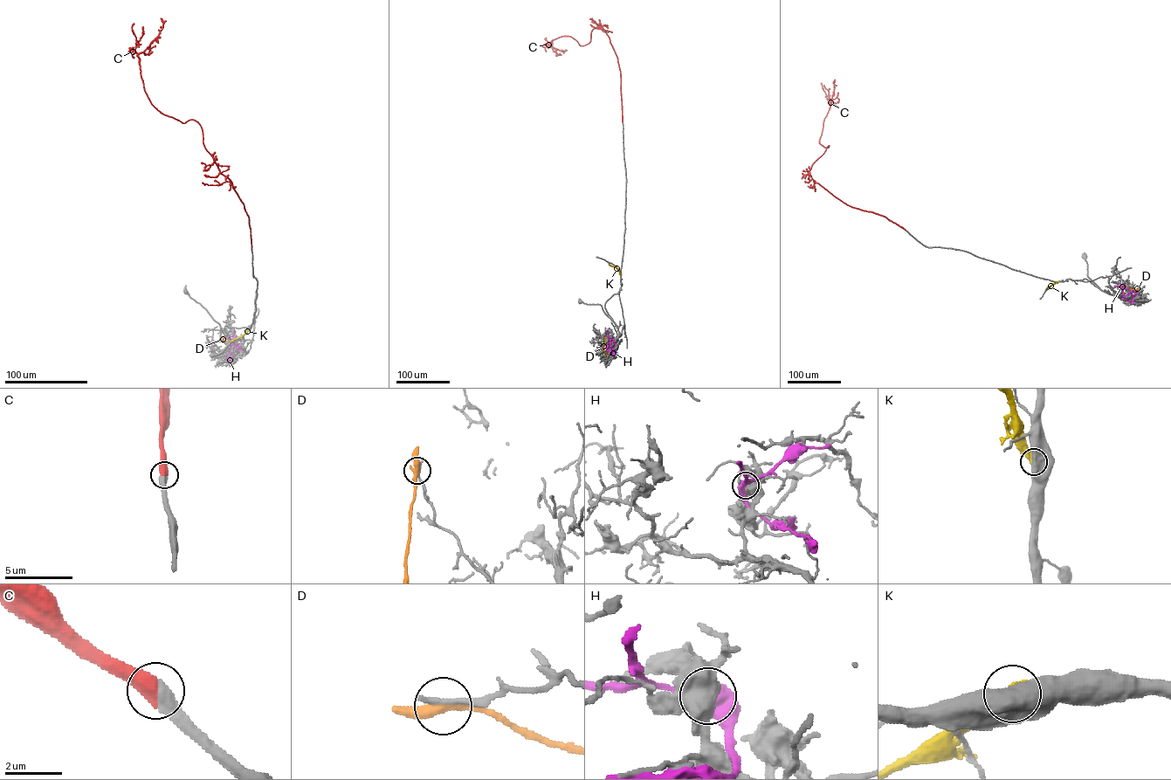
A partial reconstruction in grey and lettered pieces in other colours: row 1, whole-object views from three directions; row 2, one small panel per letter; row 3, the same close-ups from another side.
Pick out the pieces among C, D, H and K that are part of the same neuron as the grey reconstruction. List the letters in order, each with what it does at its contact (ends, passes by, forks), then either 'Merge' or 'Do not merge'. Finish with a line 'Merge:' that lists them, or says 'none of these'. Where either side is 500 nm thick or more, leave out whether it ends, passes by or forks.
C: Merge
D: It passes by. Do not merge
H: Do not merge
K: Do not merge
Merge: C

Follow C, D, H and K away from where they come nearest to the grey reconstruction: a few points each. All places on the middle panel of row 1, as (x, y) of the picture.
C: (623, 121), (620, 71), (606, 33), (594, 28), (584, 45), (570, 36), (551, 41), (549, 46), (563, 51)
D: (605, 337), (602, 348), (606, 355)
H: (612, 354), (612, 348), (606, 348), (611, 338)
K: (620, 274), (616, 267), (609, 264)

